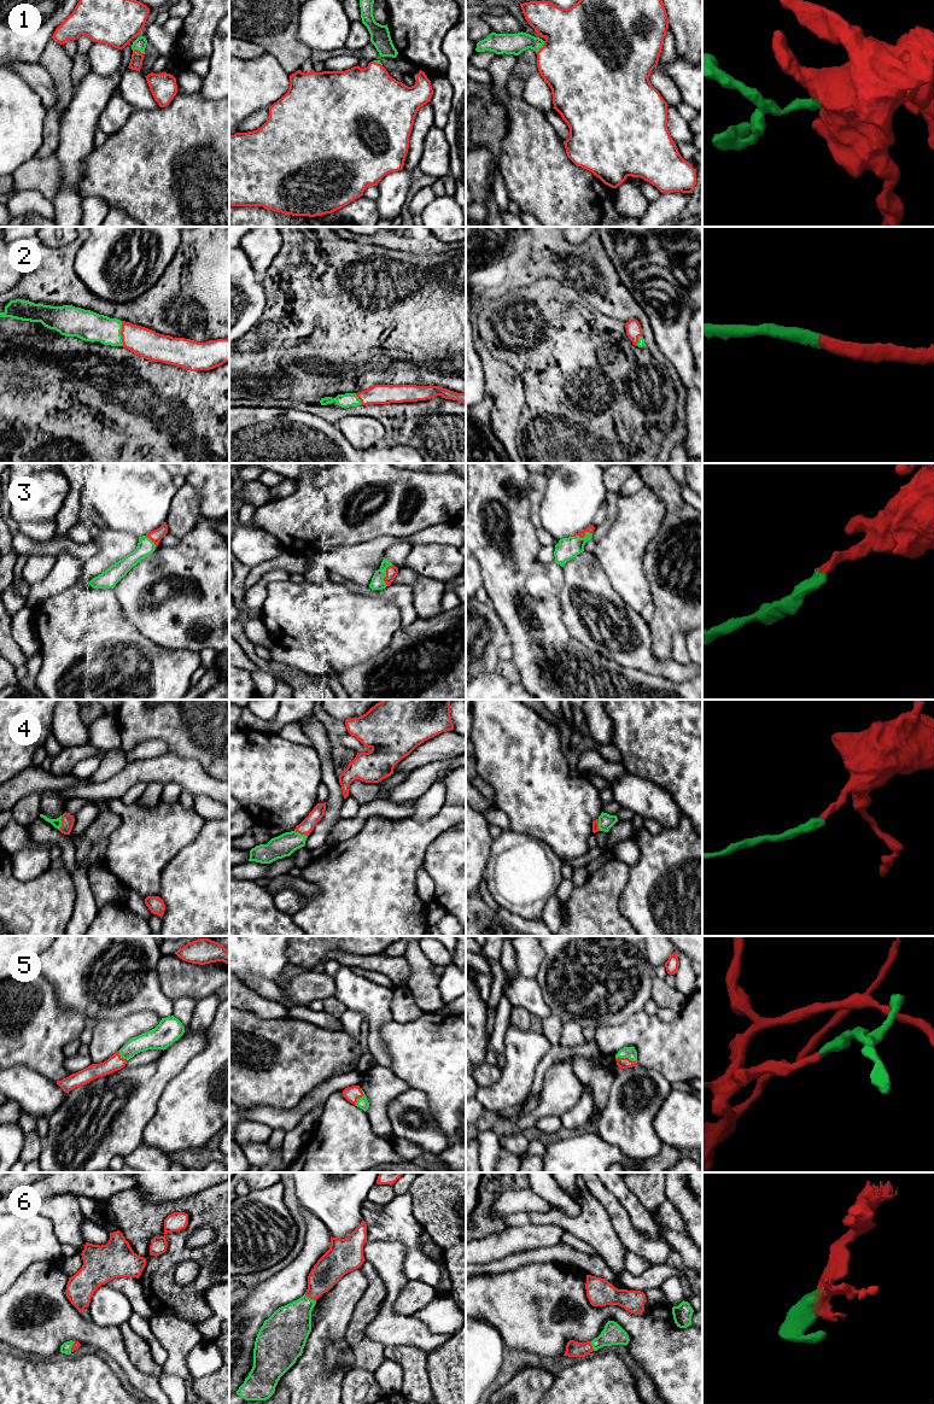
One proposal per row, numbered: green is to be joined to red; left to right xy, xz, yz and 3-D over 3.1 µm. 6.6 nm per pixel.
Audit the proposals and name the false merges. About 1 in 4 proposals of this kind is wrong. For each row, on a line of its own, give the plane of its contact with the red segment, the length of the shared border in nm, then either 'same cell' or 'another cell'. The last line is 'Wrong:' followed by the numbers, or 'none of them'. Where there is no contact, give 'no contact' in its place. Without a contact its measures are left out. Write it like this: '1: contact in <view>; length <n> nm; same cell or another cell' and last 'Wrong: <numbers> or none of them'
1: contact in yz; length 110 nm; same cell
2: contact in xy; length 170 nm; same cell
3: contact in xz; length 150 nm; same cell
4: contact in xy; length 100 nm; same cell
5: contact in yz; length 150 nm; same cell
6: contact in xz; length 90 nm; same cell
Wrong: none of them

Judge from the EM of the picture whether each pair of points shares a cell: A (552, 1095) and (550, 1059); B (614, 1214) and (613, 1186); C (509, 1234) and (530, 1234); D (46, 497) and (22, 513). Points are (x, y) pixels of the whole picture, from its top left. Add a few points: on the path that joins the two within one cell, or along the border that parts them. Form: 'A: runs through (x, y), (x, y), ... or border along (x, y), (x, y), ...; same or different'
A: border along (566, 1060), (558, 1062), (548, 1069), (540, 1093); different
B: border along (603, 1185), (623, 1206), (629, 1218); different
C: runs through (514, 1234), (525, 1234); same
D: runs through (45, 507), (44, 513), (31, 513); same

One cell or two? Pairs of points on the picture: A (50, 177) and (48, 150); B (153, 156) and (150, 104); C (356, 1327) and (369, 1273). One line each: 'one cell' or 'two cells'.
A: two cells
B: two cells
C: one cell

